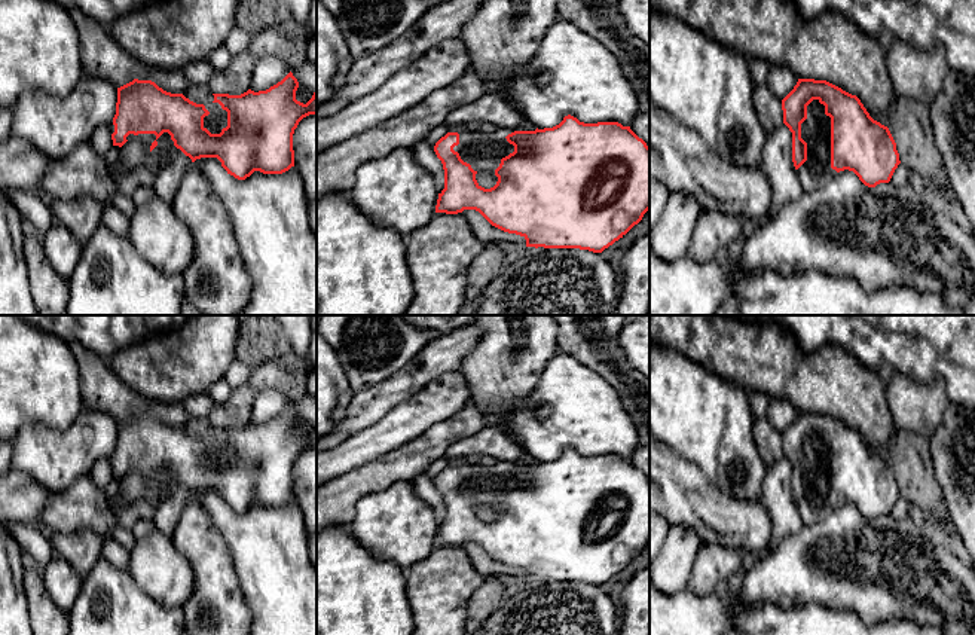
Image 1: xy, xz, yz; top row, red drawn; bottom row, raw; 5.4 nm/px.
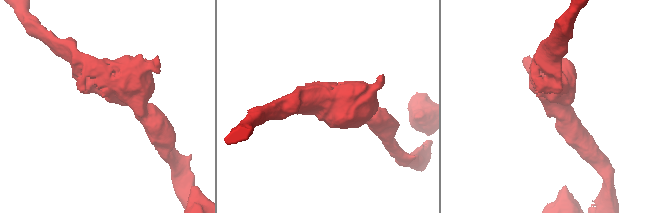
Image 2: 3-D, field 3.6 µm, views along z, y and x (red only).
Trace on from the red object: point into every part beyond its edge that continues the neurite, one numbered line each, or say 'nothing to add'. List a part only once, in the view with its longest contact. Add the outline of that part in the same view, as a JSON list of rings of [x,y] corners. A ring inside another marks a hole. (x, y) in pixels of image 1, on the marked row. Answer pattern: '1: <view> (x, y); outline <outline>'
1: yz (816, 130); outline [[[819,100],[807,106],[801,138],[807,143],[807,161],[797,170],[797,175],[804,192],[816,192],[837,174],[831,168],[831,117]]]

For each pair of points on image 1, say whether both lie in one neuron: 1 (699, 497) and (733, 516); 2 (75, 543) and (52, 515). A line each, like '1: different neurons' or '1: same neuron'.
1: same neuron
2: different neurons

